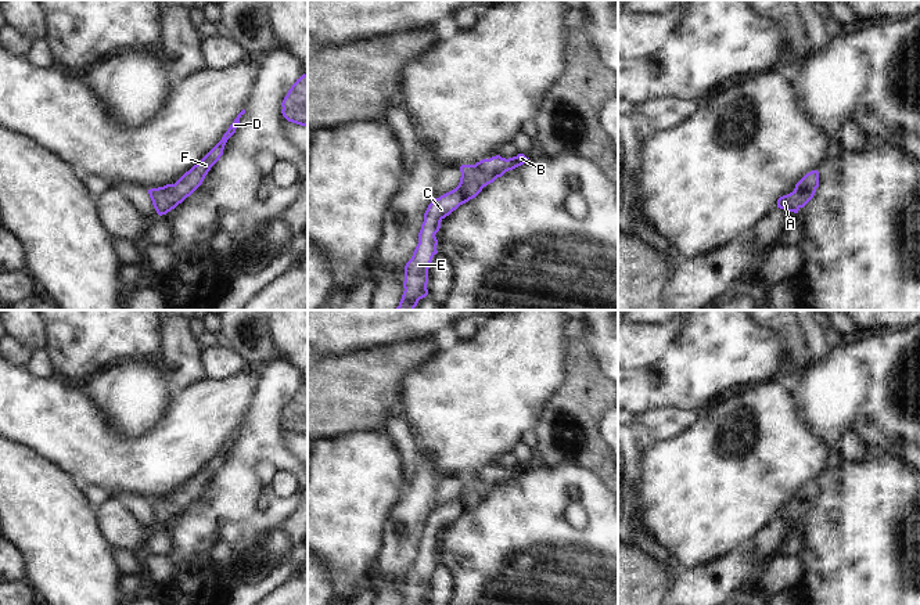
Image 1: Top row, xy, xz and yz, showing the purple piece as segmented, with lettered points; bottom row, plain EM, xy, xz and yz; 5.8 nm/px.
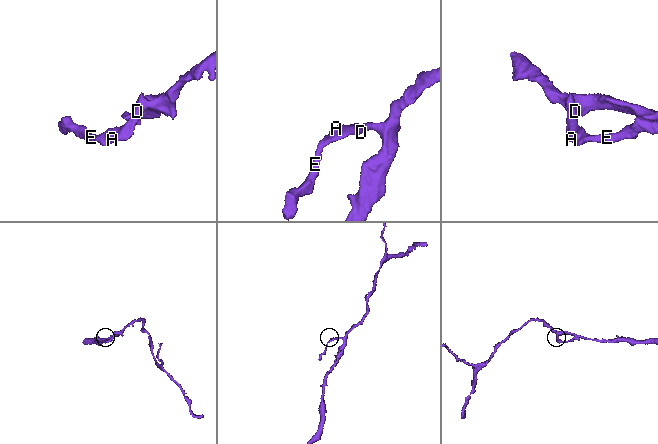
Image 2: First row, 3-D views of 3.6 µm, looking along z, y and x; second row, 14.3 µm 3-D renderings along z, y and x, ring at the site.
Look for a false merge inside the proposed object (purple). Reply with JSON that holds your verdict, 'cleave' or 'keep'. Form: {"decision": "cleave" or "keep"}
{"decision": "keep"}

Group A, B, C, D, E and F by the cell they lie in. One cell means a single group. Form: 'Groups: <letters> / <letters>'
Groups: A B C D E F.

